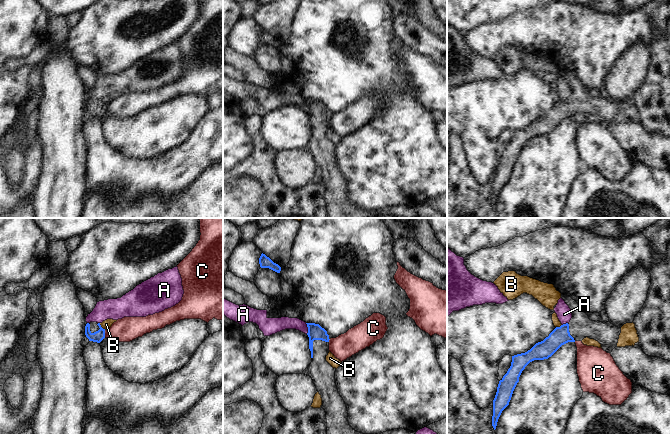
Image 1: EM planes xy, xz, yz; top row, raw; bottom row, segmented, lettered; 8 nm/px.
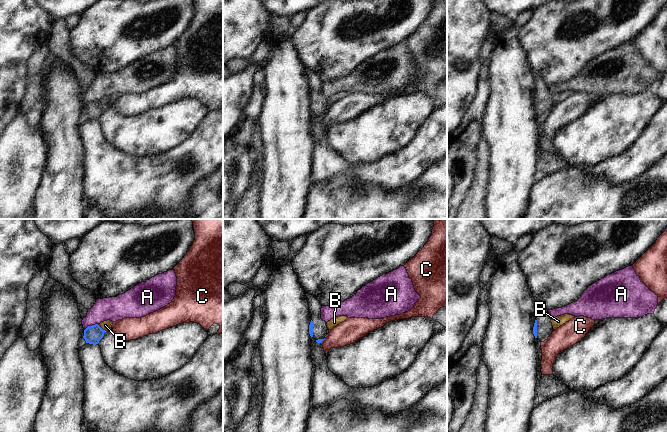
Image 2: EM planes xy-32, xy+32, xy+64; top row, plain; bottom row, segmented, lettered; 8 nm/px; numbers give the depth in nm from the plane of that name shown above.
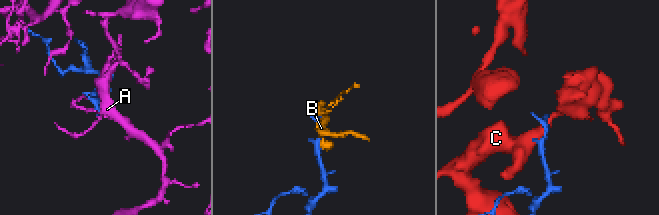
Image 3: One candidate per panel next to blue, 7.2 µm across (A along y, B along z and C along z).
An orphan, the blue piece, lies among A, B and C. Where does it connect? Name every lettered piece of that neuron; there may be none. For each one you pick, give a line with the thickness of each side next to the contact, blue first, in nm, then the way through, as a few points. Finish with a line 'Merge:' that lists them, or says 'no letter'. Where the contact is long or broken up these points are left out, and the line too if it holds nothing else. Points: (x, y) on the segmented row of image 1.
Merge: no letter

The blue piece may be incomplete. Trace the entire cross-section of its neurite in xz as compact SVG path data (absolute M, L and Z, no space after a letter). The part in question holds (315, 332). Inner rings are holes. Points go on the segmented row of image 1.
M306 324L312 358L308 376L312 378L322 398L321 407L326 412L327 434L363 434L349 425L347 407L336 386L336 368L326 361L330 340L327 331L319 324Z

